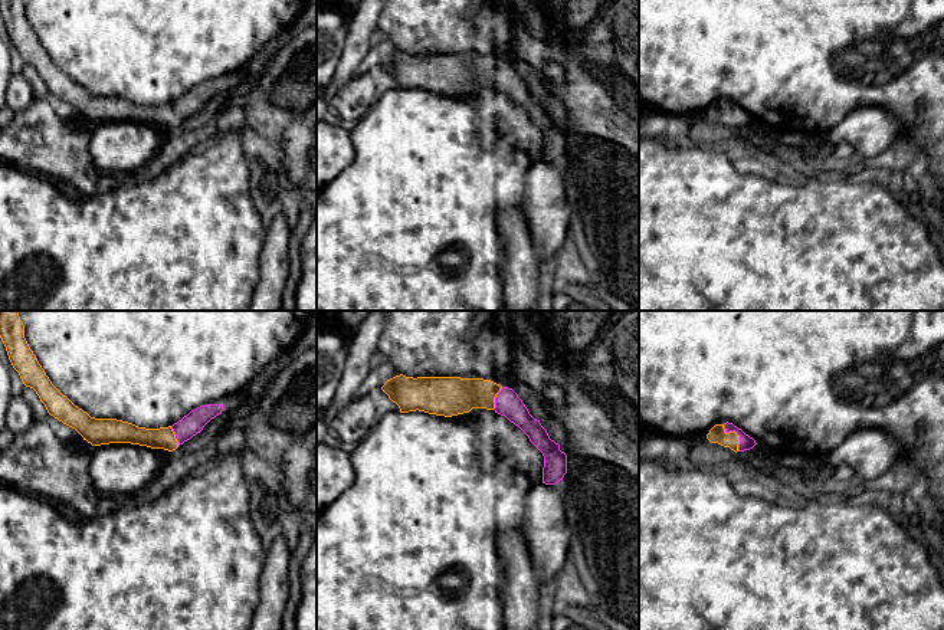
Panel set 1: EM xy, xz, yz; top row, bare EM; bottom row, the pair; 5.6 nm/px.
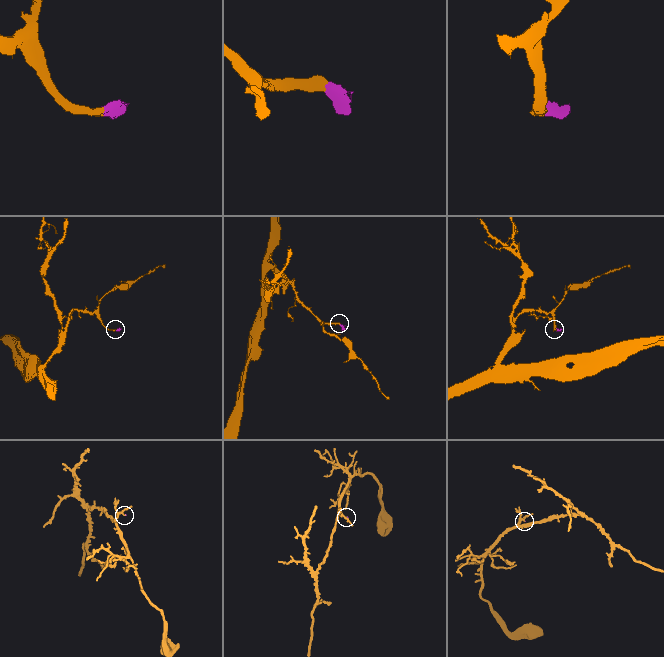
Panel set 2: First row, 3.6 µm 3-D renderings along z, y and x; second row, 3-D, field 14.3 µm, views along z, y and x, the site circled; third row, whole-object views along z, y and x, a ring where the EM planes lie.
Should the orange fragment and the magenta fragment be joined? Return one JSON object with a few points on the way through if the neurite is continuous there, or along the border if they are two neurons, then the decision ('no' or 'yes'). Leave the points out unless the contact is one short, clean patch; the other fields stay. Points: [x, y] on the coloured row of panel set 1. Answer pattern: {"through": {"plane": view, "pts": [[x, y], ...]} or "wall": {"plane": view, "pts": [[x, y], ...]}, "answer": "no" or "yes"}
{"through": {"plane": "yz", "pts": [[717, 435], [737, 435], [746, 442]]}, "answer": "yes"}

